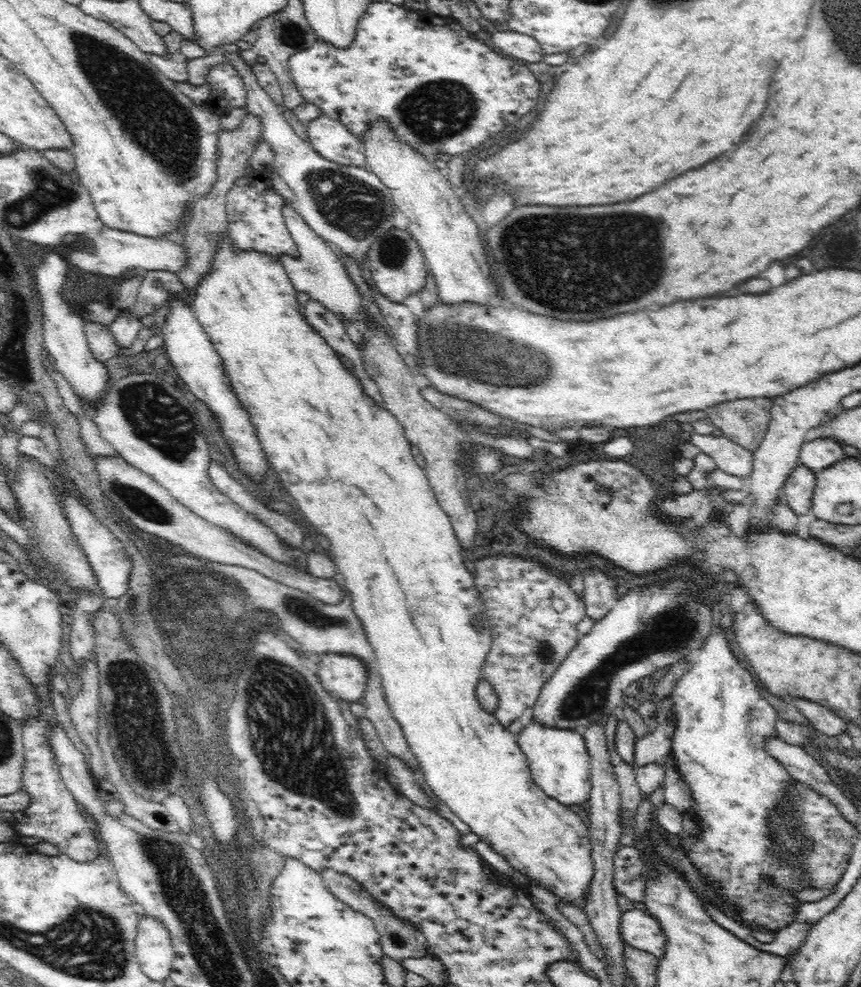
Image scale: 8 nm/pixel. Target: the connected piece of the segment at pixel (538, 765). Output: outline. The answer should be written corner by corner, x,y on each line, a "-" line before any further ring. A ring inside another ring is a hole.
528,720
518,732
517,741
526,755
532,780
544,793
566,805
581,804
590,798
591,756
579,731
554,728
536,720

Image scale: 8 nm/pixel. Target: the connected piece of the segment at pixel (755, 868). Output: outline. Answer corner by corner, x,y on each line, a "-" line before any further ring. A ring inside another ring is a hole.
718,626
716,630
712,632
712,636
709,636
704,643
700,656
697,656
698,662
696,662
696,664
692,666
692,670
676,684
676,688
674,688
674,692
672,692
671,702
674,706
674,710
672,710
671,749
674,750
674,758
678,760
678,768
680,768
682,776
684,776
684,780
690,784
690,788
692,788
692,792
694,792
694,798
696,798
696,804
698,804
696,814
698,814
700,826
702,826
702,838
696,840
696,838
686,838
686,836
684,836
684,838
682,838
682,846
688,850
690,860
692,860
694,866
708,878
708,882
712,882
712,884
718,888
718,892
720,892
726,900
730,900
734,906
740,908
740,918
742,918
742,920
746,920
746,922
750,922
750,924
764,926
764,928
772,928
772,931
775,931
776,928
780,930
794,922
794,906
798,904
794,898
790,898
790,896
786,894
784,888
788,888
788,890
792,890
792,892
796,892
796,890
802,888
802,884
800,884
802,872
800,872
800,870
786,870
786,868
778,866
778,864
776,864
776,852
780,852
780,850
792,850
792,852
797,852
800,846
804,846
804,841
802,841
800,837
790,837
788,833
780,835
777,839
770,837
767,819
768,816
774,812
776,804
782,802
782,798
784,798
786,792
790,790
791,782
796,780
793,780
788,774
788,771
782,767
782,764
778,763
777,759
768,752
767,743
769,738
776,737
777,730
775,729
775,724
779,718
776,710
765,698
762,698
756,678
753,677
753,674
750,674
749,669
742,663
742,659
738,657
737,653
737,650
734,648
733,638
731,638
730,629
-
762,876
772,876
772,878
776,880
776,884
778,884
782,890
770,888
770,886
764,882

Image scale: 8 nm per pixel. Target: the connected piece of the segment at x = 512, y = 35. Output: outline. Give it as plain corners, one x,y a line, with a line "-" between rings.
517,31
496,32
492,36
487,36
487,40
499,52
526,62
540,62
545,54
537,39
532,35
519,34

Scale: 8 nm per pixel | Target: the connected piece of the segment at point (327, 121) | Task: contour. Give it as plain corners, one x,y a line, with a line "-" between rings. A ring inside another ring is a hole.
320,115
306,124
310,146
324,159
353,168
366,168
366,157
360,138
354,136
340,121

